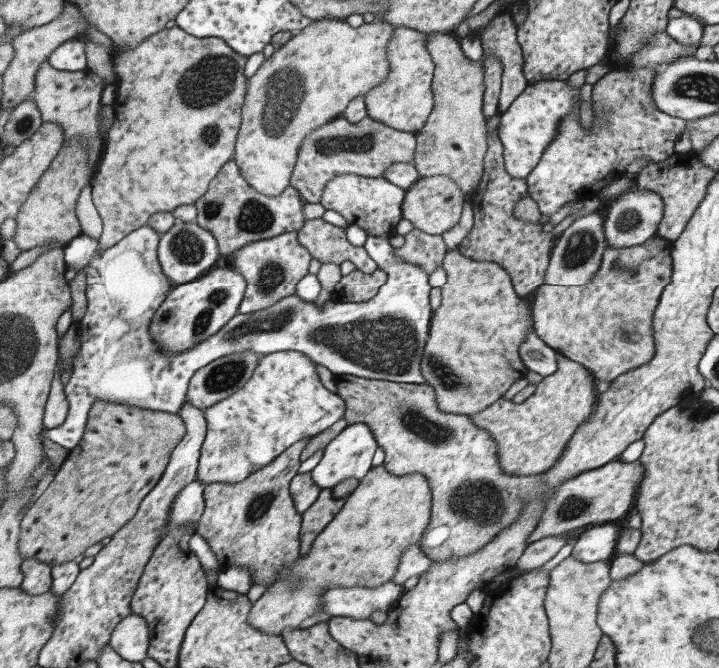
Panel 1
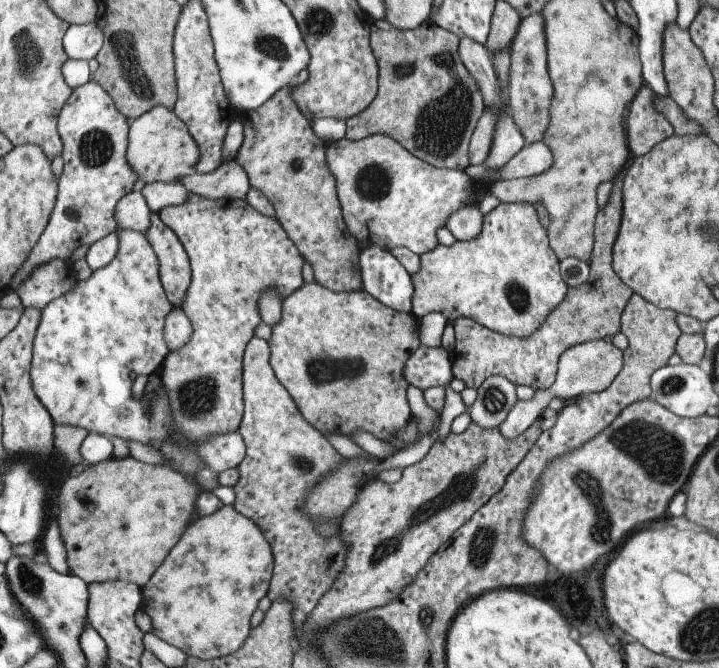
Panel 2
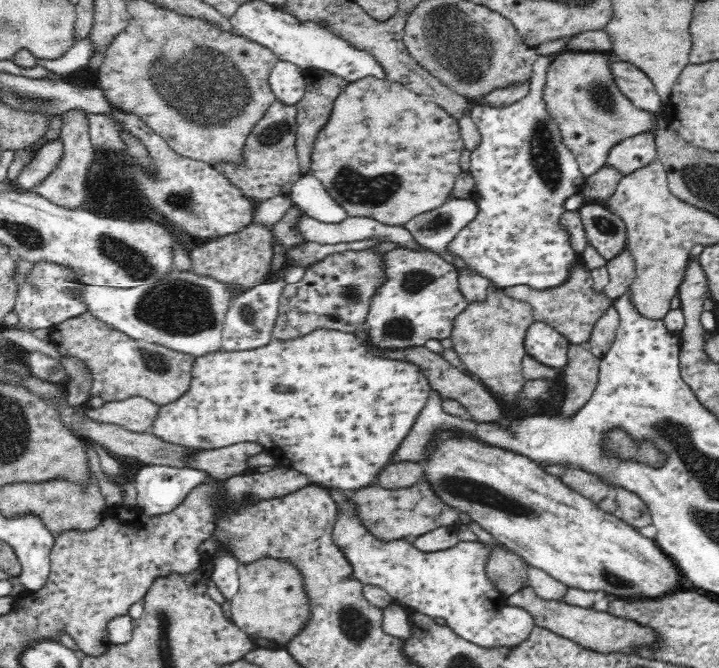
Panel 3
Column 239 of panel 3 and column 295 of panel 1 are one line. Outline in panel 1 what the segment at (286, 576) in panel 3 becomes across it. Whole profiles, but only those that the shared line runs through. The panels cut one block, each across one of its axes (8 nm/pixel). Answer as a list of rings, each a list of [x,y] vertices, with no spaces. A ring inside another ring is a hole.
[[[383,466],[371,468],[359,486],[347,496],[343,508],[337,516],[323,528],[323,532],[313,540],[313,548],[307,558],[299,558],[295,564],[295,574],[305,580],[303,588],[291,590],[291,584],[277,582],[271,584],[267,592],[251,606],[247,622],[269,634],[279,634],[283,626],[297,626],[311,614],[321,612],[319,594],[323,586],[365,586],[377,588],[389,582],[397,570],[399,558],[405,546],[419,544],[423,530],[431,516],[431,490],[423,476],[393,476]]]

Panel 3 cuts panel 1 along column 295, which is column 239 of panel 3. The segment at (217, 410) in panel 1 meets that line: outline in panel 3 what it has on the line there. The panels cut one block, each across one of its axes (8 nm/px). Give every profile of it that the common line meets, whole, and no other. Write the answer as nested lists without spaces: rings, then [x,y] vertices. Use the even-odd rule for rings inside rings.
[[[318,328],[314,332],[308,332],[306,336],[288,338],[288,340],[272,340],[270,344],[266,344],[262,348],[244,350],[244,352],[224,352],[222,350],[218,354],[198,358],[196,368],[192,372],[192,382],[190,382],[188,392],[180,400],[160,408],[150,432],[156,434],[160,440],[180,444],[180,446],[188,446],[188,448],[200,448],[200,450],[228,448],[228,446],[234,446],[234,444],[240,444],[240,442],[258,442],[268,452],[274,452],[274,456],[280,464],[284,464],[284,466],[288,466],[288,468],[292,468],[292,470],[296,470],[304,476],[310,476],[312,482],[316,482],[320,486],[326,486],[330,490],[352,492],[352,490],[358,490],[358,488],[364,488],[364,486],[376,482],[380,470],[390,462],[390,456],[394,454],[394,450],[400,446],[404,436],[412,430],[420,410],[426,408],[430,392],[432,392],[432,388],[430,388],[428,378],[414,364],[394,362],[394,360],[384,360],[384,358],[372,356],[370,350],[362,344],[362,340],[358,336],[354,336],[352,332],[340,332],[340,330],[332,330],[332,328]]]

